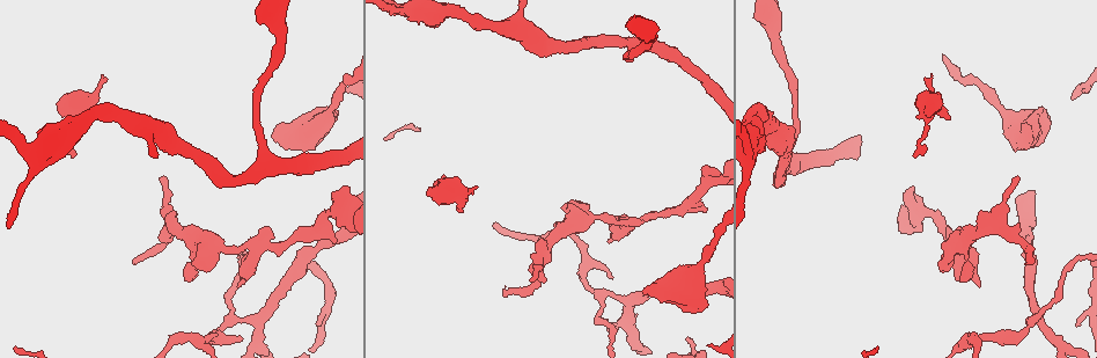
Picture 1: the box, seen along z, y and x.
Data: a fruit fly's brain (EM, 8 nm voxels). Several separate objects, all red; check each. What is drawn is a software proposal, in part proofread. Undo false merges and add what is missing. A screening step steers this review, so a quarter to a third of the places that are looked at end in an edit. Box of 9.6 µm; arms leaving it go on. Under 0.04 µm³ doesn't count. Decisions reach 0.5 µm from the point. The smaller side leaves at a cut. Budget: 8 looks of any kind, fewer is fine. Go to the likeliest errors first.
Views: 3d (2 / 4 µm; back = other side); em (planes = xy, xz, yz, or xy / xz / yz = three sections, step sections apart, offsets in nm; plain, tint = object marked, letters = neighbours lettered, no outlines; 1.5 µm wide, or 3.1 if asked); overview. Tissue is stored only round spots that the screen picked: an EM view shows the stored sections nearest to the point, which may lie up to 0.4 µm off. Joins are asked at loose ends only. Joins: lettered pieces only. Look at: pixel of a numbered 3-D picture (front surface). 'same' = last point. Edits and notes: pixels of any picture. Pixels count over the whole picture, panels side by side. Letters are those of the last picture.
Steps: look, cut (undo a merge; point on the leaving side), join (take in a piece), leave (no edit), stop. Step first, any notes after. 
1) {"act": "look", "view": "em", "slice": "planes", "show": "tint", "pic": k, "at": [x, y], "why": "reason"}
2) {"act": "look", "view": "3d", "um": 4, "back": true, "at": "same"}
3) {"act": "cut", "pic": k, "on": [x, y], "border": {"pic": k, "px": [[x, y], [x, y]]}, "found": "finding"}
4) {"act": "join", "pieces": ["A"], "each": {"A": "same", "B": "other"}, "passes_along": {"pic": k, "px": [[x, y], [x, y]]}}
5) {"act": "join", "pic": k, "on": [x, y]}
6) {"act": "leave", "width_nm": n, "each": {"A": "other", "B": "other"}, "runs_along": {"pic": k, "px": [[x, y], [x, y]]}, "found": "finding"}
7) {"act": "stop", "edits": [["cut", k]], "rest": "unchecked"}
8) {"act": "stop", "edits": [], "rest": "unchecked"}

{"act": "look", "view": "3d", "um": 2, "back": true, "pic": 1, "at": [612, 279], "why": "branch stops here"}

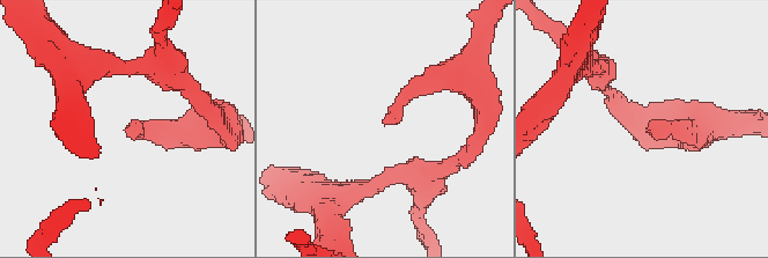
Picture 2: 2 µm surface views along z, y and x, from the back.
{"act": "look", "view": "em", "slice": "planes", "show": "letters", "pic": 2, "at": [650, 121], "why": "now the EM"}

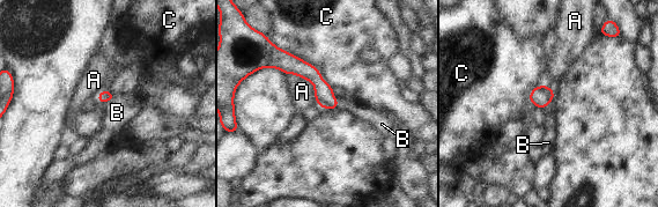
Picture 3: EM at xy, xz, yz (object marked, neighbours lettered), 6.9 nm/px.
{"act": "join", "pieces": ["B"], "each": {"A": "other", "B": "same", "C": "other"}, "passes_along": {"pic": 3, "px": [[104, 96], [108, 100], [117, 112]]}, "found": "it goes on there"}

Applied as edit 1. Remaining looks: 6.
{"act": "look", "view": "3d", "um": 4, "pic": 1, "at": [760, 20], "why": "branch stops here"}

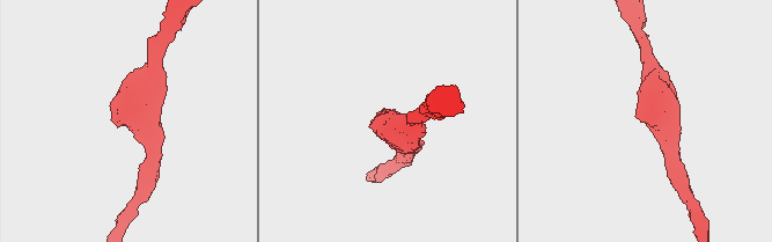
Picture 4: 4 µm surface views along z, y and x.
{"act": "look", "view": "em", "slice": "planes", "show": "letters", "pic": 4, "at": [117, 121], "why": "now the EM"}

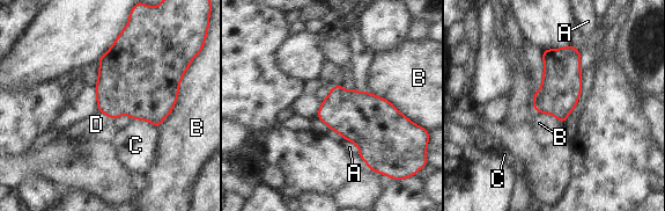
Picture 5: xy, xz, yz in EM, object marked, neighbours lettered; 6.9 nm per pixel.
{"act": "leave", "each": {"A": "other", "B": "other", "C": "other", "D": "other"}, "found": "no lettered piece goes on from it"}

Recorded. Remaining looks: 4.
{"act": "look", "view": "em", "slice": "planes", "show": "plain", "pic": 1, "at": [915, 156], "why": "branch stops here"}

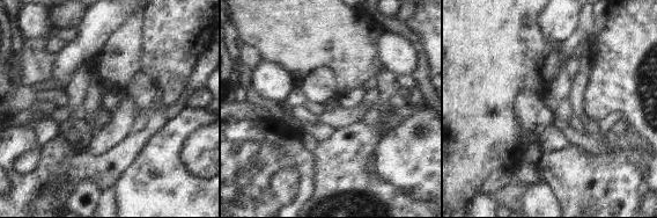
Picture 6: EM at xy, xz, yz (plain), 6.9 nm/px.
{"act": "look", "view": "em", "slice": "planes", "show": "tint", "at": "same", "why": "with the object marked"}

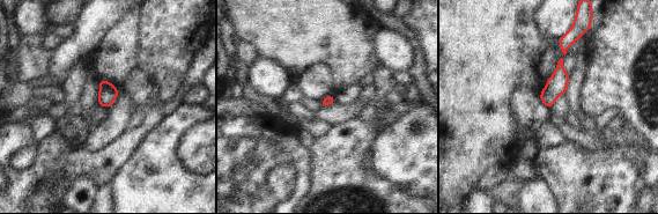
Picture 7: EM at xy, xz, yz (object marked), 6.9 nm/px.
{"act": "look", "view": "em", "slice": "planes", "show": "letters", "at": "same", "why": "what lies round it"}

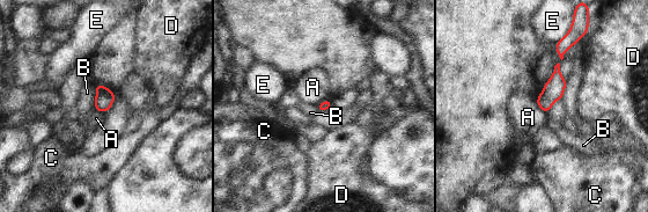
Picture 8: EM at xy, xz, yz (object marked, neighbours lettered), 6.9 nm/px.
{"act": "leave", "each": {"A": "other", "B": "other", "C": "other", "D": "other", "E": "other"}, "border": {"pic": 8, "px": [[536, 99], [536, 103], [546, 114]]}, "found": "none of them fits"}

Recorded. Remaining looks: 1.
{"act": "stop", "edits": [["join", 3]], "rest": "unchecked"}

